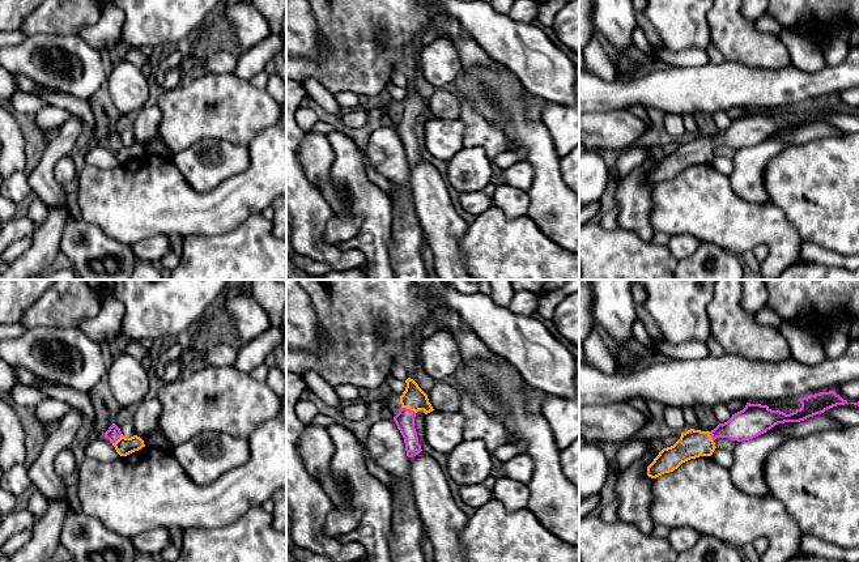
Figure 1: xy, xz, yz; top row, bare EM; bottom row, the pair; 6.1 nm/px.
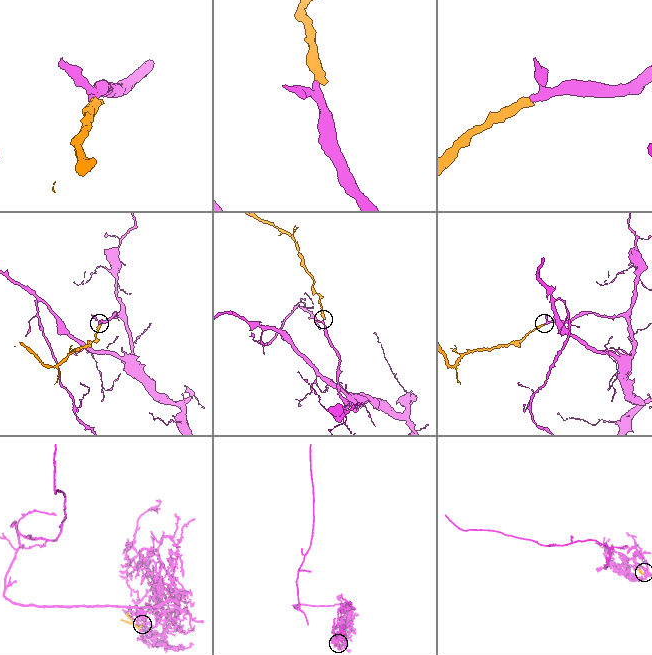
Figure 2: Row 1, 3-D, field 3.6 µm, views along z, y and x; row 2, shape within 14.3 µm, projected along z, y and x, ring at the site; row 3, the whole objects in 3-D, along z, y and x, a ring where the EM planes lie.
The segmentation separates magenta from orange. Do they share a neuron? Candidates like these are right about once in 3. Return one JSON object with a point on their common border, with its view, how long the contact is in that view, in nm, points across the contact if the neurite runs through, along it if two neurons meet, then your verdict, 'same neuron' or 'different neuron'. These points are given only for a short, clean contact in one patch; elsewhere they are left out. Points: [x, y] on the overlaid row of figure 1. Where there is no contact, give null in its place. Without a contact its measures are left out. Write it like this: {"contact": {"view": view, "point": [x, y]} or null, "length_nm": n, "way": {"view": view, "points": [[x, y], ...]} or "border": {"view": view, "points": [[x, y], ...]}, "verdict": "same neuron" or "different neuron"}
{"contact": {"view": "xz", "point": [408, 409]}, "length_nm": 100, "way": {"view": "xz", "points": [[404, 420], [408, 409], [413, 397]]}, "verdict": "same neuron"}

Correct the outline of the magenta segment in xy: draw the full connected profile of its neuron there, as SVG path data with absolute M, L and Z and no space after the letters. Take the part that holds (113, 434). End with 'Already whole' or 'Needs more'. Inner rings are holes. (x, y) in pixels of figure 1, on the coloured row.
M115 423L109 427L105 437L115 447L120 456L127 456L145 447L144 440L140 437L133 435L131 438L126 438Z. Needs more

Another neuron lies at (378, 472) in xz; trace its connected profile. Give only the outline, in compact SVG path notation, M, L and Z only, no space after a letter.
M363 446L363 457L369 473L373 474L375 478L378 478L382 484L387 485L390 489L395 489L395 481L392 478L392 474L371 460L365 446Z

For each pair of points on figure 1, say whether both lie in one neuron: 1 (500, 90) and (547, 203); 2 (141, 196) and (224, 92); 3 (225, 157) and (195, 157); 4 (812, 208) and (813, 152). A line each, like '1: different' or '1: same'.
1: same
2: different
3: same
4: same

